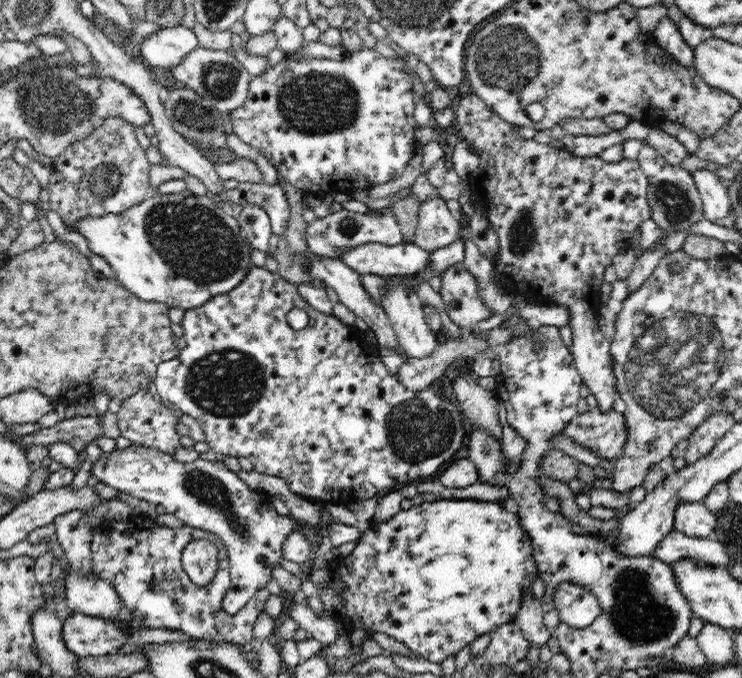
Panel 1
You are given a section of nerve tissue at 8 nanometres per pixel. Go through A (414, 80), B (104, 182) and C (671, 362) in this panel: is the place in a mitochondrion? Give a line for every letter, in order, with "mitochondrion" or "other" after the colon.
A: other
B: mitochondrion
C: mitochondrion

